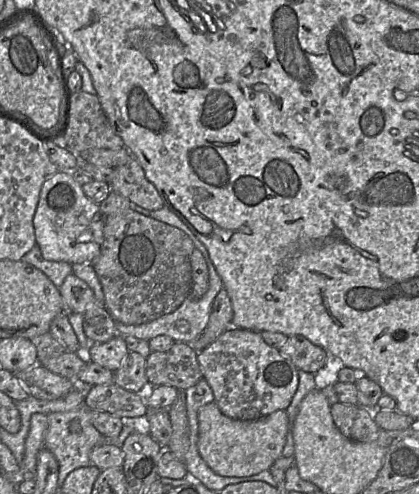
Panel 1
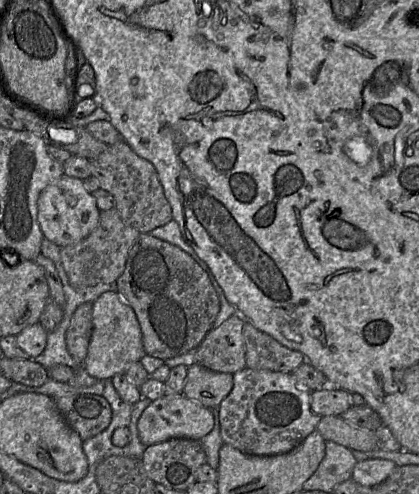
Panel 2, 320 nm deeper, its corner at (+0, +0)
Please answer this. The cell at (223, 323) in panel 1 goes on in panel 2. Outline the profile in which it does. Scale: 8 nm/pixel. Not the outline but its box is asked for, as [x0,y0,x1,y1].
[195,314,246,375]

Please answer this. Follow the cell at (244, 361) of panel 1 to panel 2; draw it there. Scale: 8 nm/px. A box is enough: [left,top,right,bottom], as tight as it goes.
[218,367,321,456]

